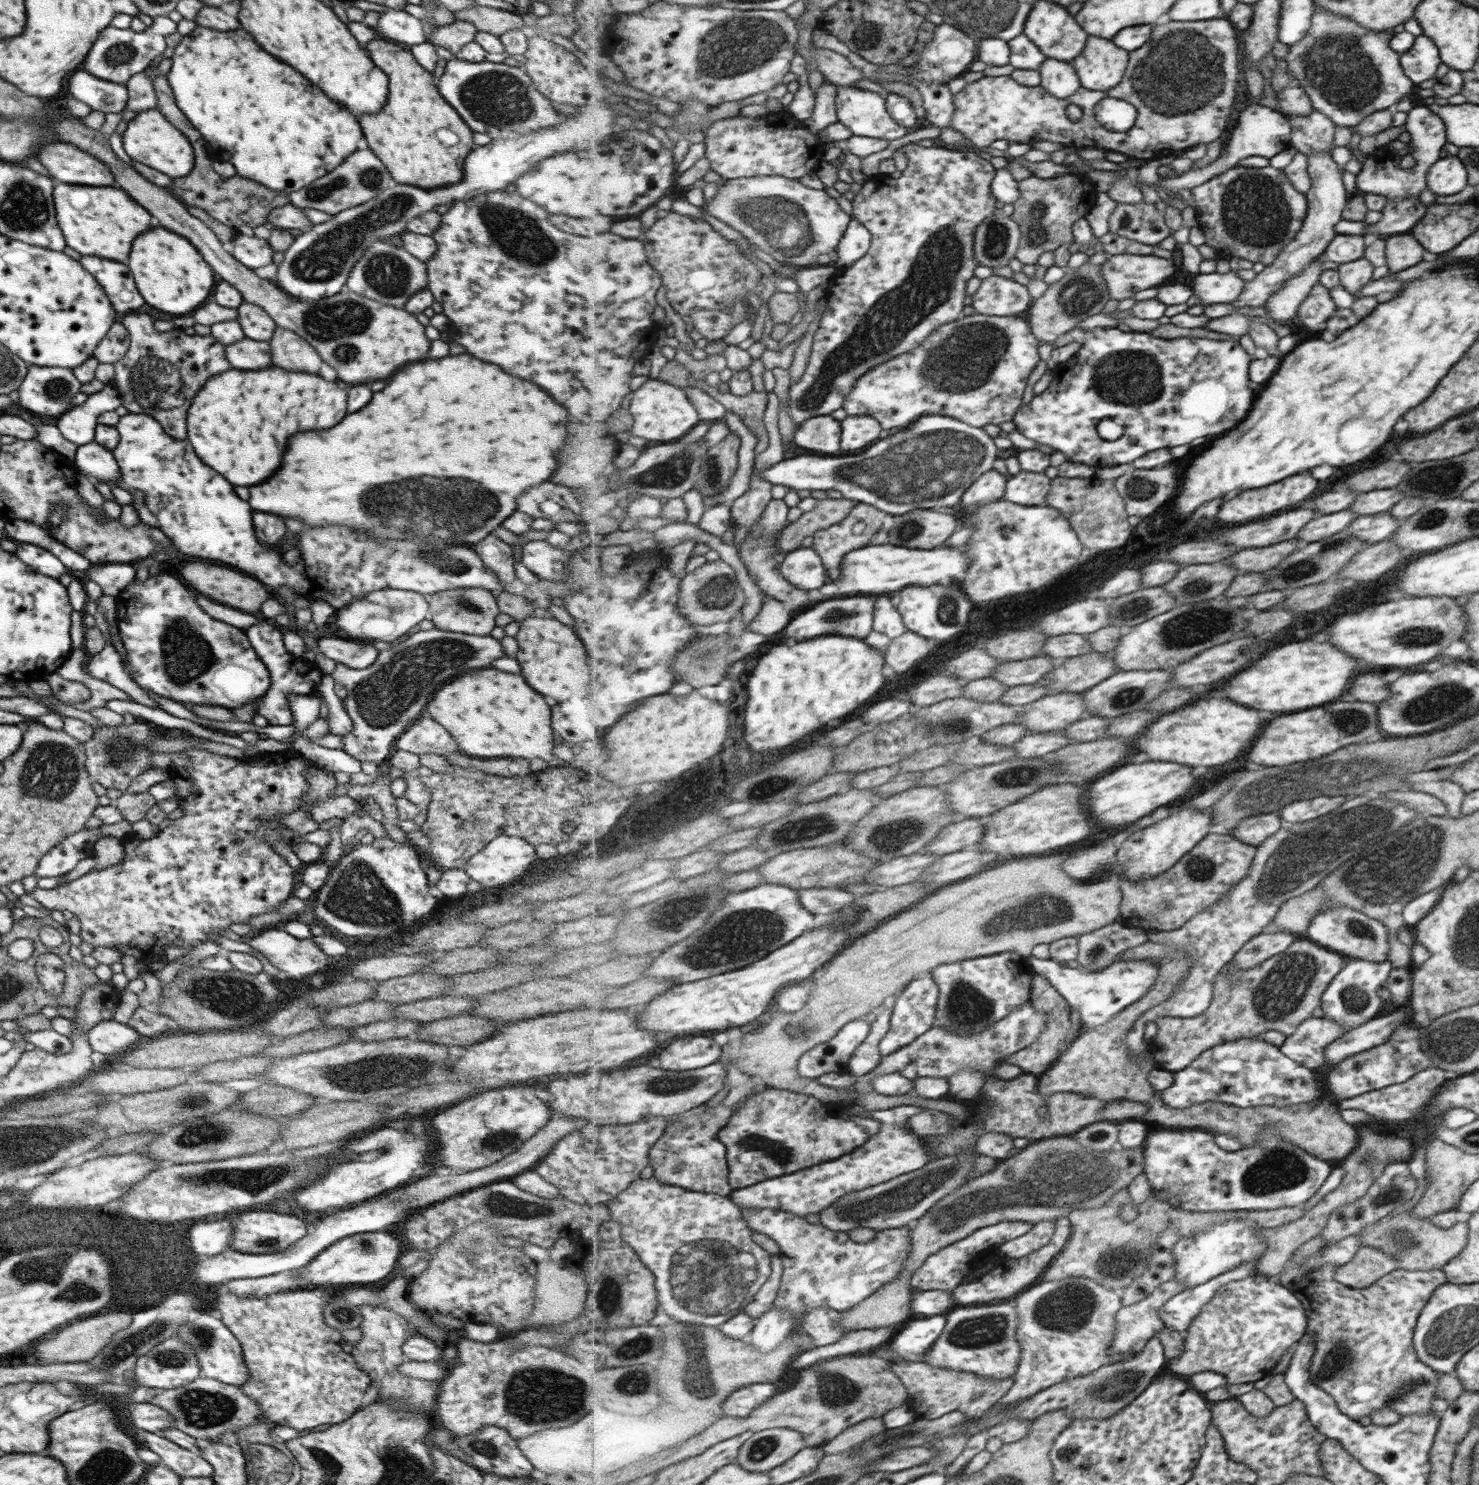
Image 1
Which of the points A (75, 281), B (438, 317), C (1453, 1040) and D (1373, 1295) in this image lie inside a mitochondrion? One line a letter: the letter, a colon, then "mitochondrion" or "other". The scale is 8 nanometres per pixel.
A: other
B: other
C: mitochondrion
D: other

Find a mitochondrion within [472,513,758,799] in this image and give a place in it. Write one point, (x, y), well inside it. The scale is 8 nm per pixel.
(709, 661)

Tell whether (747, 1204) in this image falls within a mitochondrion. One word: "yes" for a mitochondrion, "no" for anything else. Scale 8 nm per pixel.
no

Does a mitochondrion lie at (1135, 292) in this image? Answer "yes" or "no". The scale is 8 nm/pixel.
no

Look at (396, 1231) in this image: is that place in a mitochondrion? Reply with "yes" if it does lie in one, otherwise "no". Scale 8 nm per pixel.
no

